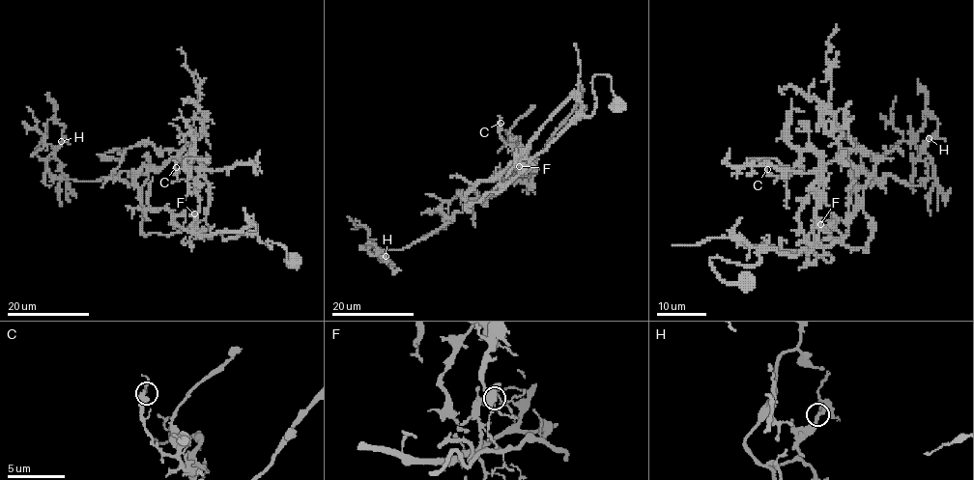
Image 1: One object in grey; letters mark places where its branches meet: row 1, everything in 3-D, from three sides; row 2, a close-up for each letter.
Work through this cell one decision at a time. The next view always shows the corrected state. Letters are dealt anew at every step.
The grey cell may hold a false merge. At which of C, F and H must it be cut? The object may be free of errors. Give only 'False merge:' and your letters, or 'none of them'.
False merge: F

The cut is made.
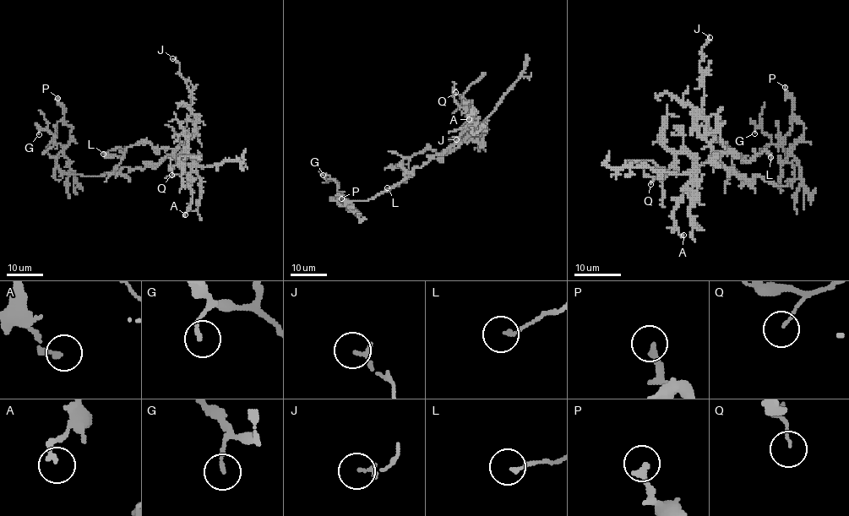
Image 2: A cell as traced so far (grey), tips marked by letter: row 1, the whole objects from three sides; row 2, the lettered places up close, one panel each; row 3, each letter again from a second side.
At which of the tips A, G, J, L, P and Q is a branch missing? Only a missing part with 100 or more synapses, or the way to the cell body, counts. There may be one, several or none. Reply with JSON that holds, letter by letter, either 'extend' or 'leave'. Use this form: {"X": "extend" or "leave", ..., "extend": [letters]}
{"A": "leave", "G": "leave", "J": "leave", "L": "leave", "P": "leave", "Q": "leave", "extend": []}

